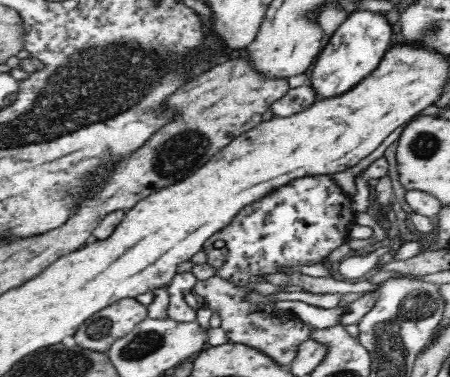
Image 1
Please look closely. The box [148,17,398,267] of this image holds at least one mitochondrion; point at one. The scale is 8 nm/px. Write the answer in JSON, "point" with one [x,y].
{"point":[179,153]}

